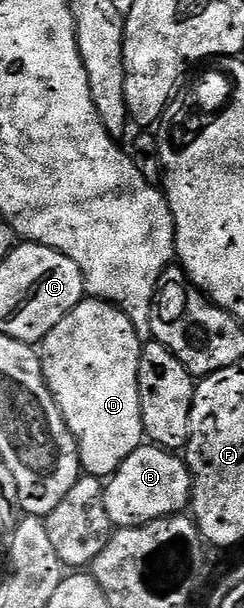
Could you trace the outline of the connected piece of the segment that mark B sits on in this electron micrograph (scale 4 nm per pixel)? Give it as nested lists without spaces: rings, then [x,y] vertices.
[[[144,442],[106,481],[103,490],[105,514],[109,514],[115,528],[136,528],[166,516],[177,516],[190,505],[192,487],[191,469],[182,455]]]

